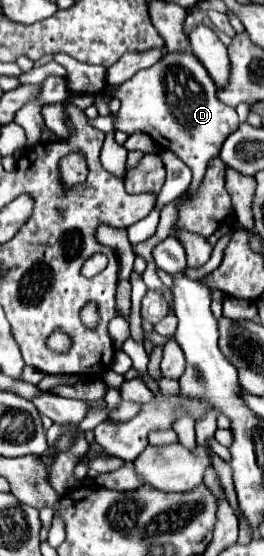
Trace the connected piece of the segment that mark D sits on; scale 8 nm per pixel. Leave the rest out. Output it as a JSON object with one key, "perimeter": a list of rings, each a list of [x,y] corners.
{"perimeter":[[[191,52],[165,54],[151,68],[139,70],[117,88],[117,98],[121,100],[121,108],[117,112],[115,130],[127,134],[145,132],[161,148],[177,154],[193,172],[191,190],[199,186],[207,164],[219,156],[225,138],[239,126],[237,112],[219,100],[217,86]]]}

